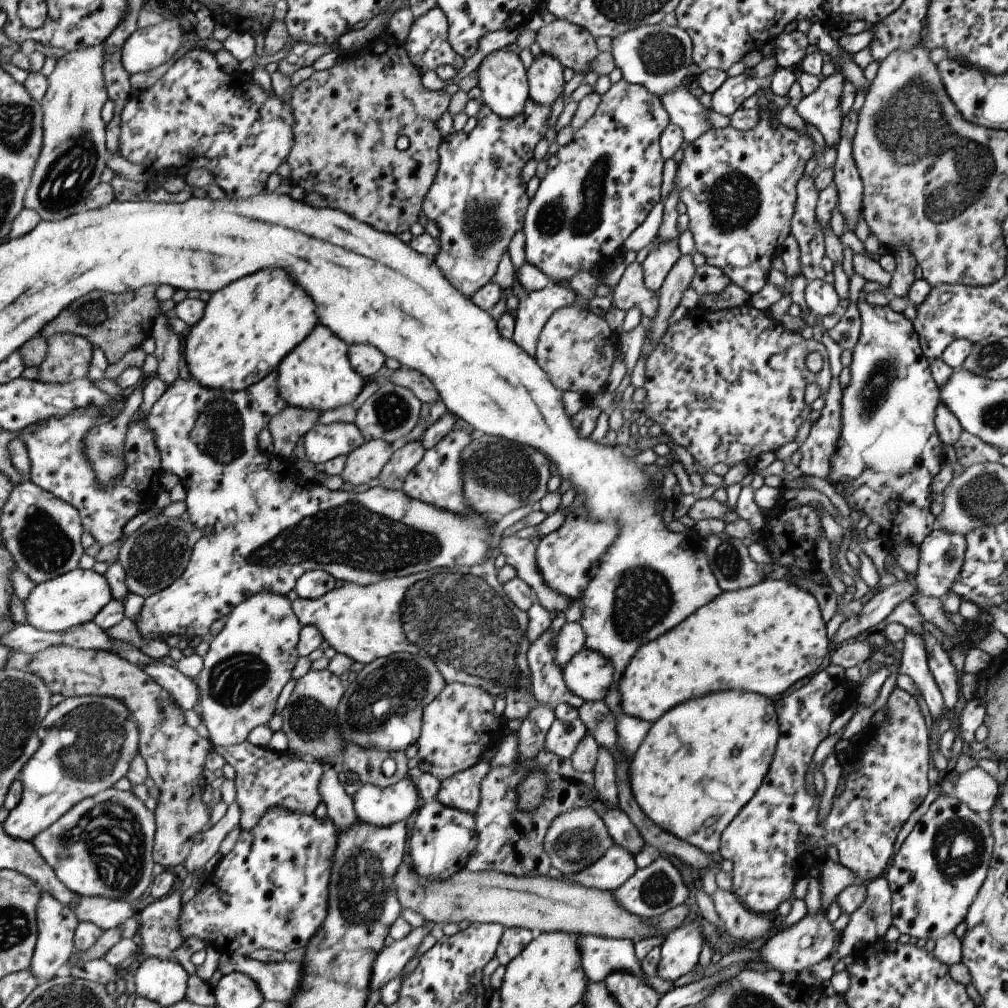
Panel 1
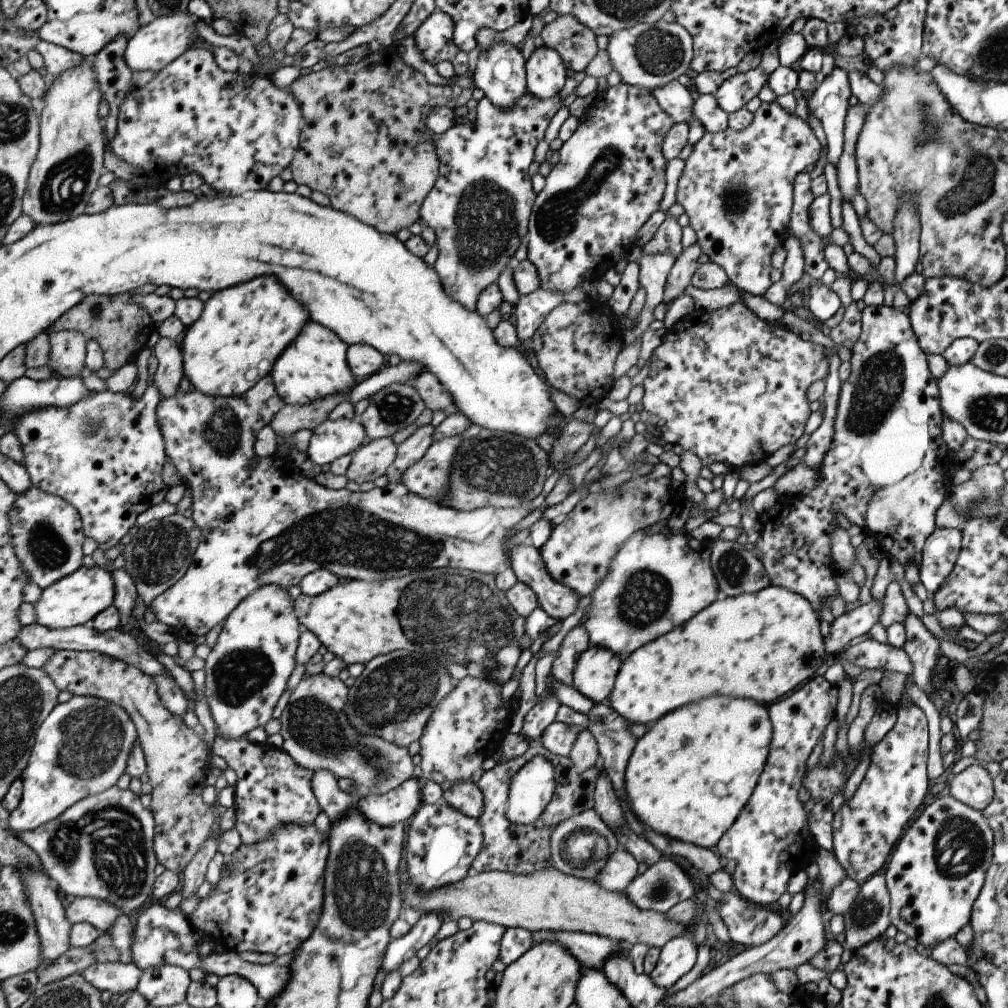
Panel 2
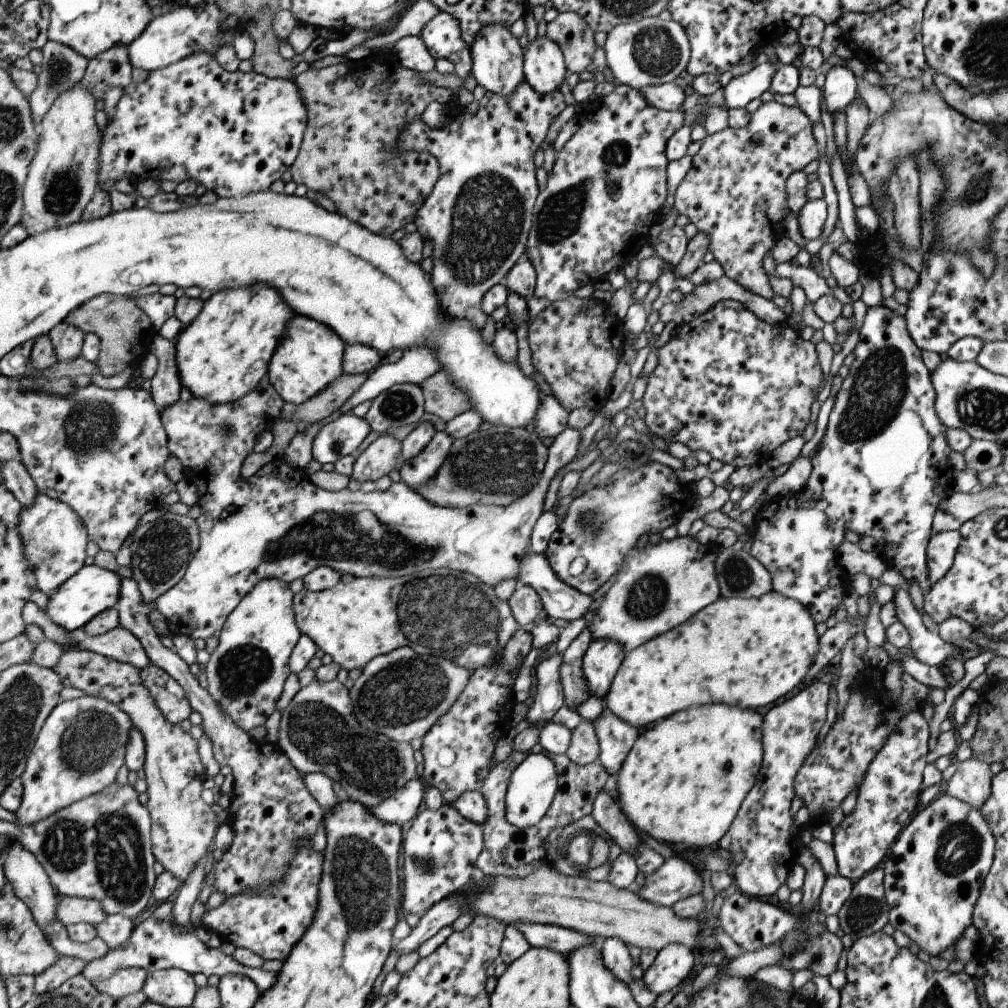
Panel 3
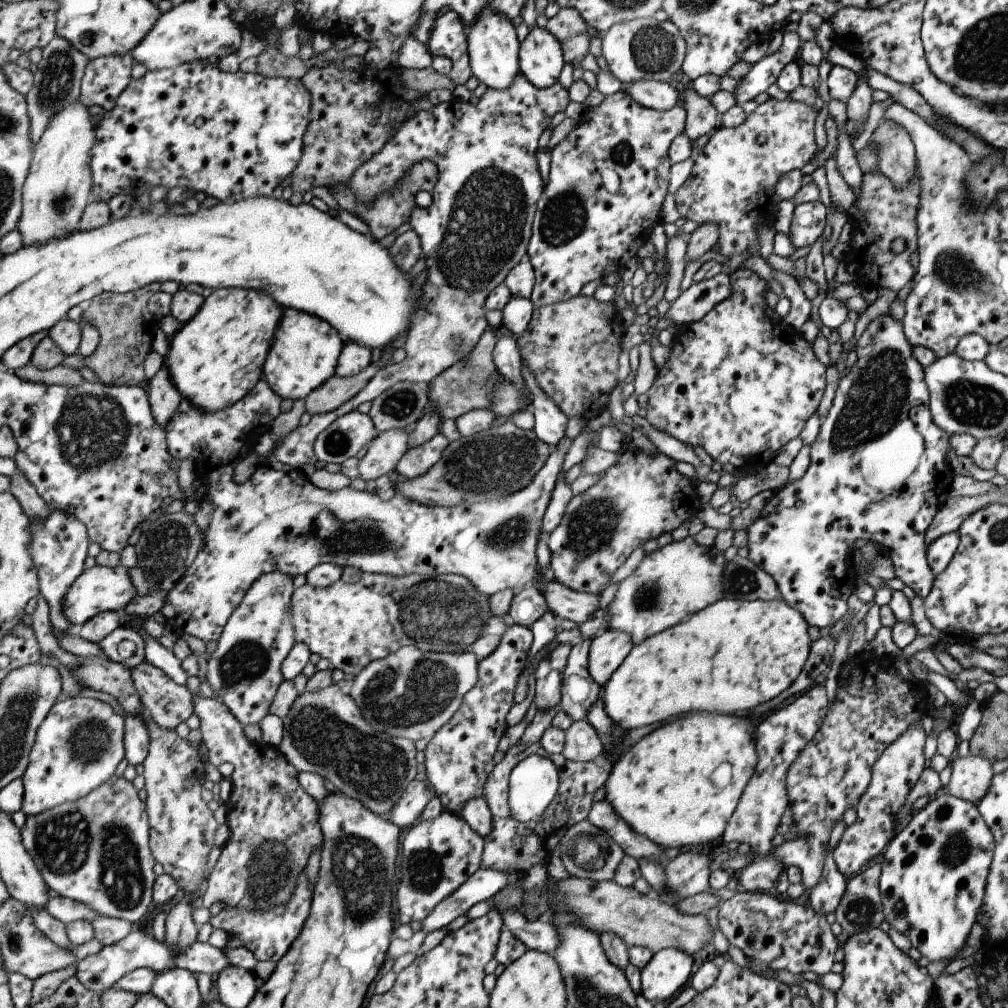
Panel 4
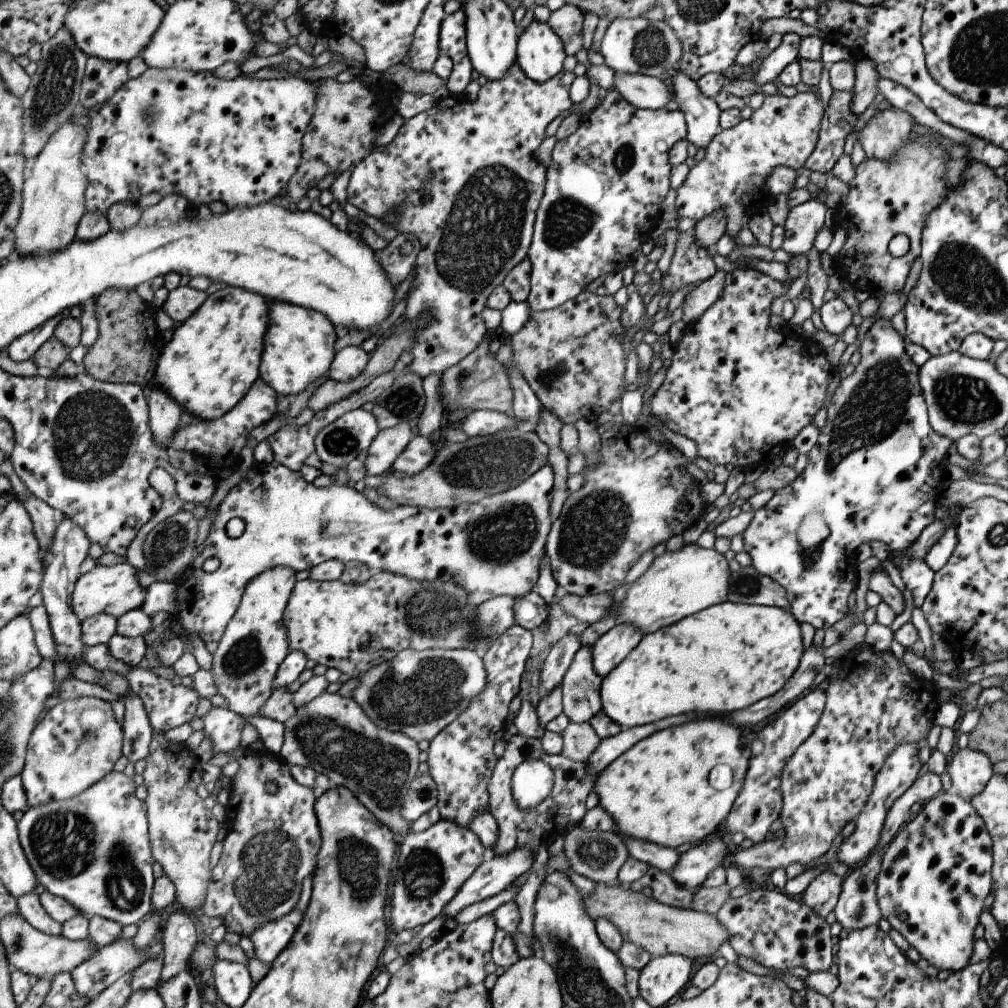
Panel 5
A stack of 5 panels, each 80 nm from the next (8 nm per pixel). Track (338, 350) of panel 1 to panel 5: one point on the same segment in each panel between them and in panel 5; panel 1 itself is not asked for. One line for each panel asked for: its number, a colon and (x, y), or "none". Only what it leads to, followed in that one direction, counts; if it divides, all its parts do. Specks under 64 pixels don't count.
2: (311, 367)
3: (309, 356)
4: (303, 353)
5: (297, 348)

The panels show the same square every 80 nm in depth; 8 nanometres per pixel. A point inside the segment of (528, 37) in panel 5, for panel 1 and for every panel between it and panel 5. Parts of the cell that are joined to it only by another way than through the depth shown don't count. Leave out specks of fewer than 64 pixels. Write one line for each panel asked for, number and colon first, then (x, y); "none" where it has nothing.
1: (545, 82)
2: (544, 70)
3: (543, 67)
4: (540, 58)

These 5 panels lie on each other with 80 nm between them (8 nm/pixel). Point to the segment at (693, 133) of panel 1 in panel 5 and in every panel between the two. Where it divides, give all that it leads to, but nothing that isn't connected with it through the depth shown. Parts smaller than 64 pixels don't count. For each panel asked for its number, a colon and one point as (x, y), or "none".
2: (674, 99)
3: (668, 96)
4: (661, 95)
5: (642, 91)

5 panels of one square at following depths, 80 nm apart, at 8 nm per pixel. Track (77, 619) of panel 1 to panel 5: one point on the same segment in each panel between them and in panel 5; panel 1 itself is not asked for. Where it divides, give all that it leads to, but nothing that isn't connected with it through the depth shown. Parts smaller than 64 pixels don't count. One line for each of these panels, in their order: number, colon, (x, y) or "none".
2: (77, 599)
3: (94, 589)
4: (99, 589)
5: (113, 590)

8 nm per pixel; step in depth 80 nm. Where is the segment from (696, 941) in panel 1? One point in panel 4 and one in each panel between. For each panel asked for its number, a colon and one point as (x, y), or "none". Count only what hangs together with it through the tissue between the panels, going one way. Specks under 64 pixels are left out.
2: (676, 957)
3: (672, 964)
4: (667, 971)

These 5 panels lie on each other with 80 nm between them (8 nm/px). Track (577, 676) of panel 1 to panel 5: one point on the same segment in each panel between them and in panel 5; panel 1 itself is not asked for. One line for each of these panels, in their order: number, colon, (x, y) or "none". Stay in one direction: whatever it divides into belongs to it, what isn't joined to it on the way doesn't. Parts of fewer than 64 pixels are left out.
2: (593, 675)
3: (599, 663)
4: (606, 651)
5: (611, 648)

